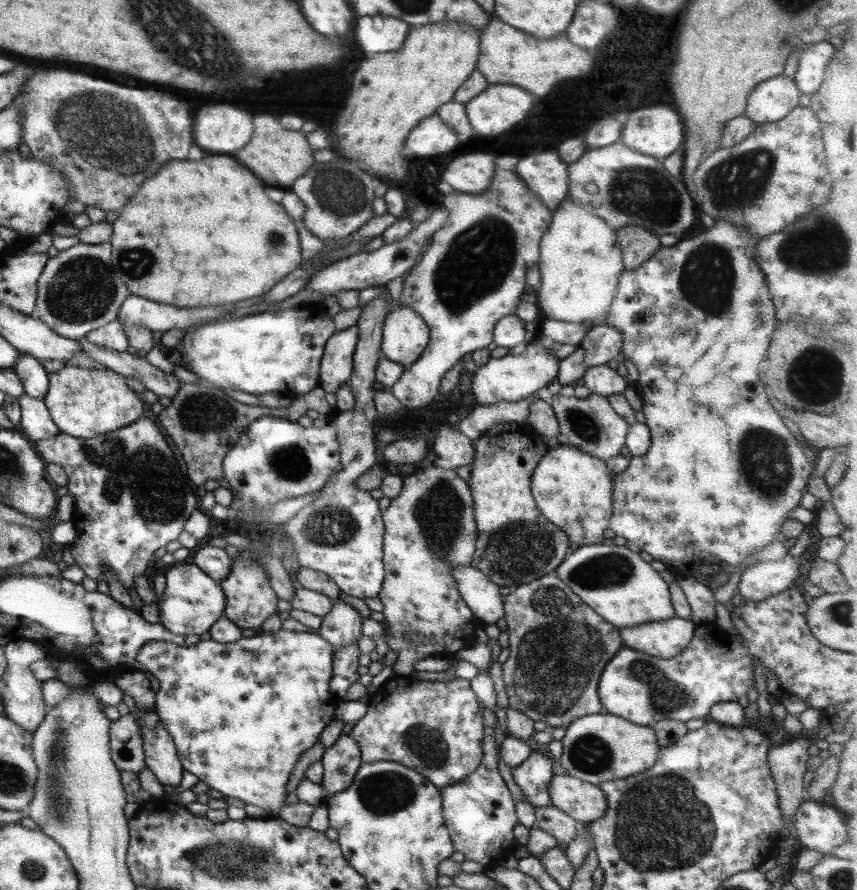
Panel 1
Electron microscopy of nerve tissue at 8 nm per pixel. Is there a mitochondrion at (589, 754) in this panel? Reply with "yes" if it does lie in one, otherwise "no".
yes

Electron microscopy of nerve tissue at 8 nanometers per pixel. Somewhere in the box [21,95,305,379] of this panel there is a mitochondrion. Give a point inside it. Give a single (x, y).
(82, 290)

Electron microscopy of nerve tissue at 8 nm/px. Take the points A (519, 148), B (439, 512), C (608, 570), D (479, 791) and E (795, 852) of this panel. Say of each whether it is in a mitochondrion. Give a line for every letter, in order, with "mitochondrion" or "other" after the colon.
A: other
B: mitochondrion
C: mitochondrion
D: other
E: other

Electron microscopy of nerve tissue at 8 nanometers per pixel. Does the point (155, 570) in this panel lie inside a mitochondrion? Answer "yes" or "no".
no

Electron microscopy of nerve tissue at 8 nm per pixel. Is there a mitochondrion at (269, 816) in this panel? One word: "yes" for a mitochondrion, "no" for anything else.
no

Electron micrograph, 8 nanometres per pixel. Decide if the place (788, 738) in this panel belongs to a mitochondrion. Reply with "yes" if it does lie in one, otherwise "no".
no

